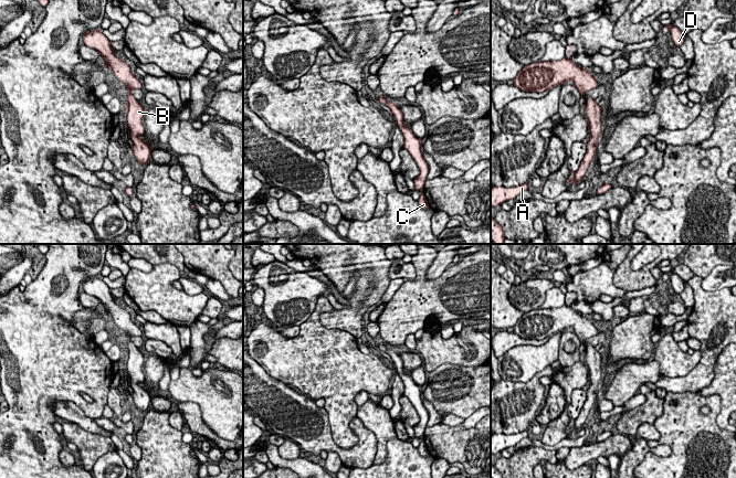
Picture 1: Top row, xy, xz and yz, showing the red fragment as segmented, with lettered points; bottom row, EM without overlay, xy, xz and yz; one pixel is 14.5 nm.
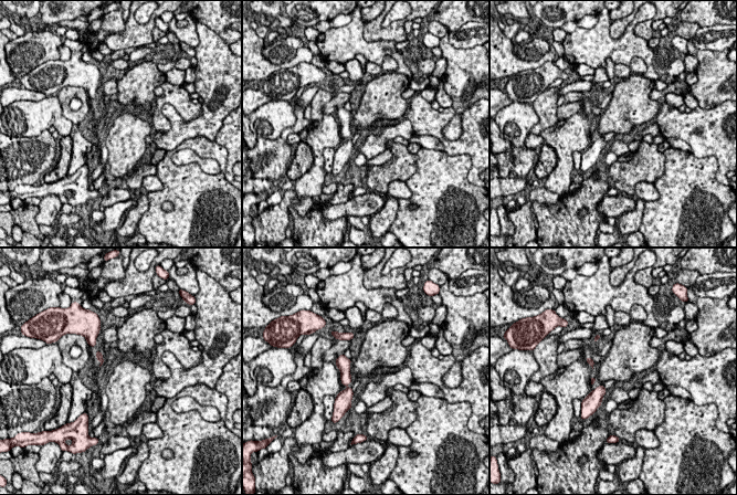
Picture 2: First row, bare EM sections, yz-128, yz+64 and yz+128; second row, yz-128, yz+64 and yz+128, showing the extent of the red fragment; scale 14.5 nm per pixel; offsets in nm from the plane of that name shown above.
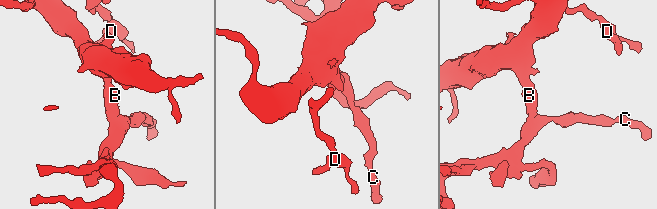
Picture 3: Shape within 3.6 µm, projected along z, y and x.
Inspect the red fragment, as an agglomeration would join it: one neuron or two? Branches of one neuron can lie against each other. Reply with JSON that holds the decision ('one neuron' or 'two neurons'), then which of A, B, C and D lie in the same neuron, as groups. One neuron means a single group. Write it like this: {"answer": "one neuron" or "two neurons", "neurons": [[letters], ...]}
{"answer": "one neuron", "neurons": [["A", "B", "C", "D"]]}

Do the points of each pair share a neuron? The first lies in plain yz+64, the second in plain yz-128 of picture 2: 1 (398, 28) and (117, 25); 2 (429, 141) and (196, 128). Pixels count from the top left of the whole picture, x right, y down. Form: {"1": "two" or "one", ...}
{"1": "two", "2": "one"}

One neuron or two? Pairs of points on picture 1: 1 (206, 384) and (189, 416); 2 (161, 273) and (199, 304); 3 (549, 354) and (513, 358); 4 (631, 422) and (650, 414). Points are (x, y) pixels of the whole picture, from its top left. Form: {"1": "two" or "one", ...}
{"1": "two", "2": "one", "3": "one", "4": "one"}

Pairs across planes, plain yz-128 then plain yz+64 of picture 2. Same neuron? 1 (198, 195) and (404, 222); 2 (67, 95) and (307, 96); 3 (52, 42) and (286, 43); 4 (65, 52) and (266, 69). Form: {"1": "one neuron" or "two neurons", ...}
{"1": "one neuron", "2": "two neurons", "3": "one neuron", "4": "one neuron"}

